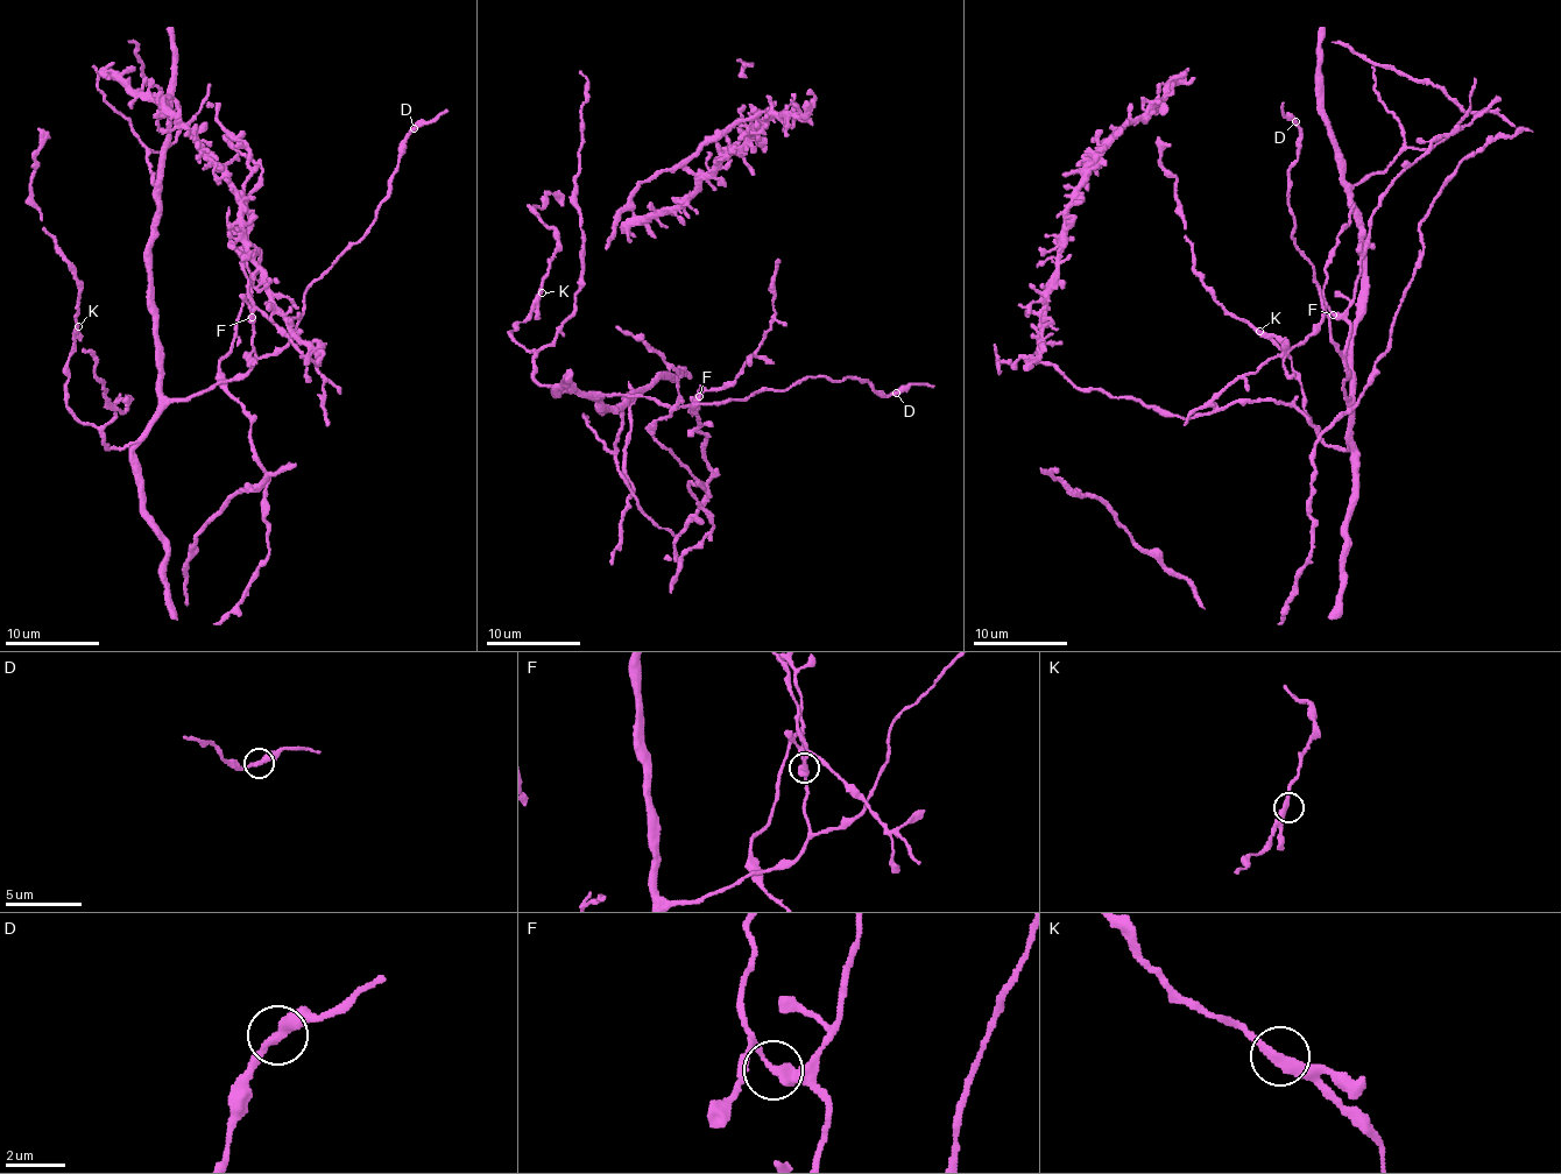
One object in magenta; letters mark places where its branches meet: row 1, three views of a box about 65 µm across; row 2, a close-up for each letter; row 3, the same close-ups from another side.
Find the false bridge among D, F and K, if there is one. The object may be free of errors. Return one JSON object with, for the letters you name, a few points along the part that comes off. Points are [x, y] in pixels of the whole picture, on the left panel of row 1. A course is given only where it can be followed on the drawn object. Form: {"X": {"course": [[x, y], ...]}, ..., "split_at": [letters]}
{"F": {"course": [[252, 317], [255, 310], [262, 310], [323, 375], [320, 404], [326, 424]]}, "split_at": ["F"]}

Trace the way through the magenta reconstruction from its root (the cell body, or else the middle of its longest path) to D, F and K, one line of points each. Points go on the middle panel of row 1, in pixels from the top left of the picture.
D: (513, 337), (536, 355), (543, 386), (669, 405), (744, 400), (810, 375), (896, 393)
F: (513, 337), (536, 355), (534, 379), (543, 386), (647, 396), (669, 405), (692, 407), (693, 411), (698, 395)
K: (513, 337), (509, 333), (525, 318), (534, 299), (542, 292)

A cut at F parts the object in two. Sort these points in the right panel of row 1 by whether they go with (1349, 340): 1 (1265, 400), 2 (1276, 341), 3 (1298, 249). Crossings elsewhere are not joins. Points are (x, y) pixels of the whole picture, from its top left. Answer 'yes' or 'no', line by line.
1: yes
2: yes
3: yes

